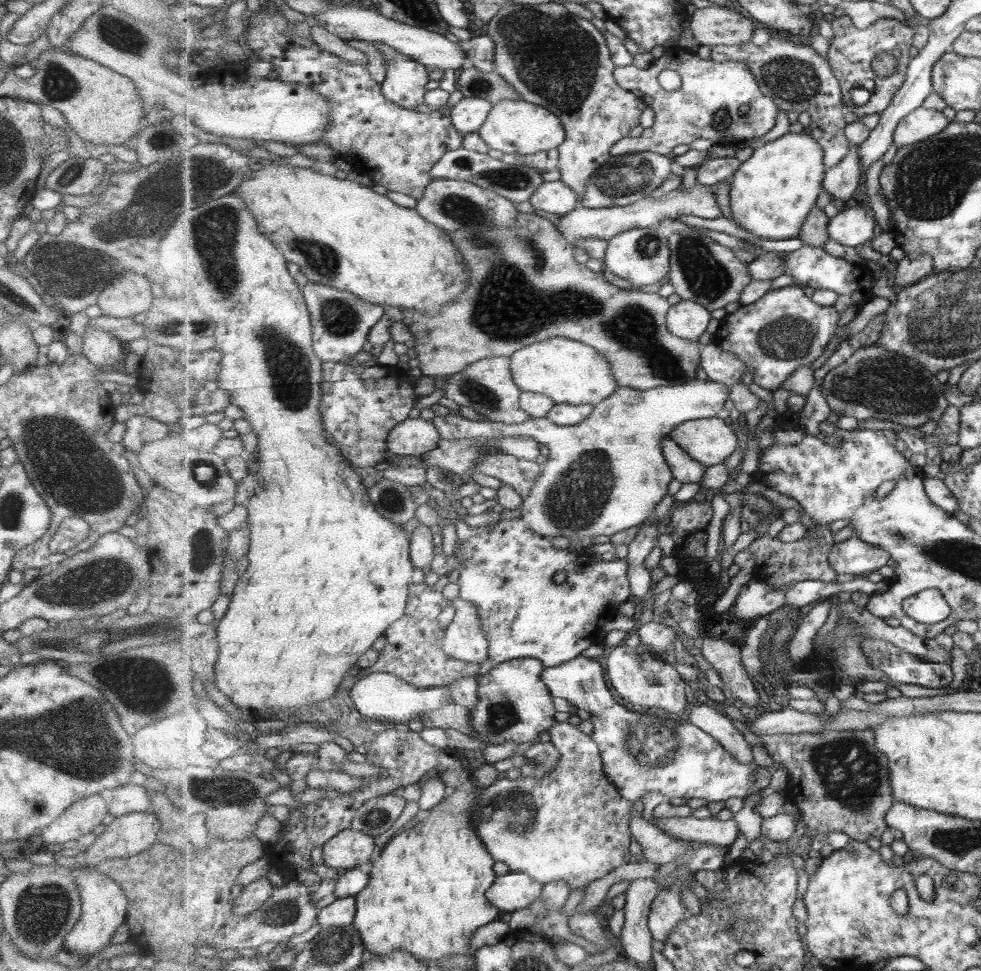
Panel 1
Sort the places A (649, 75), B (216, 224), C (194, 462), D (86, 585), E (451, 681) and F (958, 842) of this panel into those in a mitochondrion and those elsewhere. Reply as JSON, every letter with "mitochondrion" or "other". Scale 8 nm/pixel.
{"A":"other","B":"mitochondrion","C":"mitochondrion","D":"mitochondrion","E":"other","F":"mitochondrion"}

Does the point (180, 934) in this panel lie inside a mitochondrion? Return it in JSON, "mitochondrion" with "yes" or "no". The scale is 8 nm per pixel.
{"mitochondrion":"no"}

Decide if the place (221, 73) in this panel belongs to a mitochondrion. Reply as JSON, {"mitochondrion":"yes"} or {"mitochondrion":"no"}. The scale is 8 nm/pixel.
{"mitochondrion":"no"}

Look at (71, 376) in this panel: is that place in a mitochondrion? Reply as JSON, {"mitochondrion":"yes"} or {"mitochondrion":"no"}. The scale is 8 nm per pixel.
{"mitochondrion":"no"}

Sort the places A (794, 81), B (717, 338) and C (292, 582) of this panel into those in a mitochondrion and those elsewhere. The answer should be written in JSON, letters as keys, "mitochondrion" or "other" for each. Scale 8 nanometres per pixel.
{"A":"mitochondrion","B":"other","C":"other"}

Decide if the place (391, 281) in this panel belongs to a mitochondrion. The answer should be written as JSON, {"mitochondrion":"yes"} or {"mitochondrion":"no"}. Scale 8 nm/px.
{"mitochondrion":"no"}

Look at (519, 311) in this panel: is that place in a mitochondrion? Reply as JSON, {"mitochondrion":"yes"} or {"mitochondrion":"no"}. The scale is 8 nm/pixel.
{"mitochondrion":"yes"}

